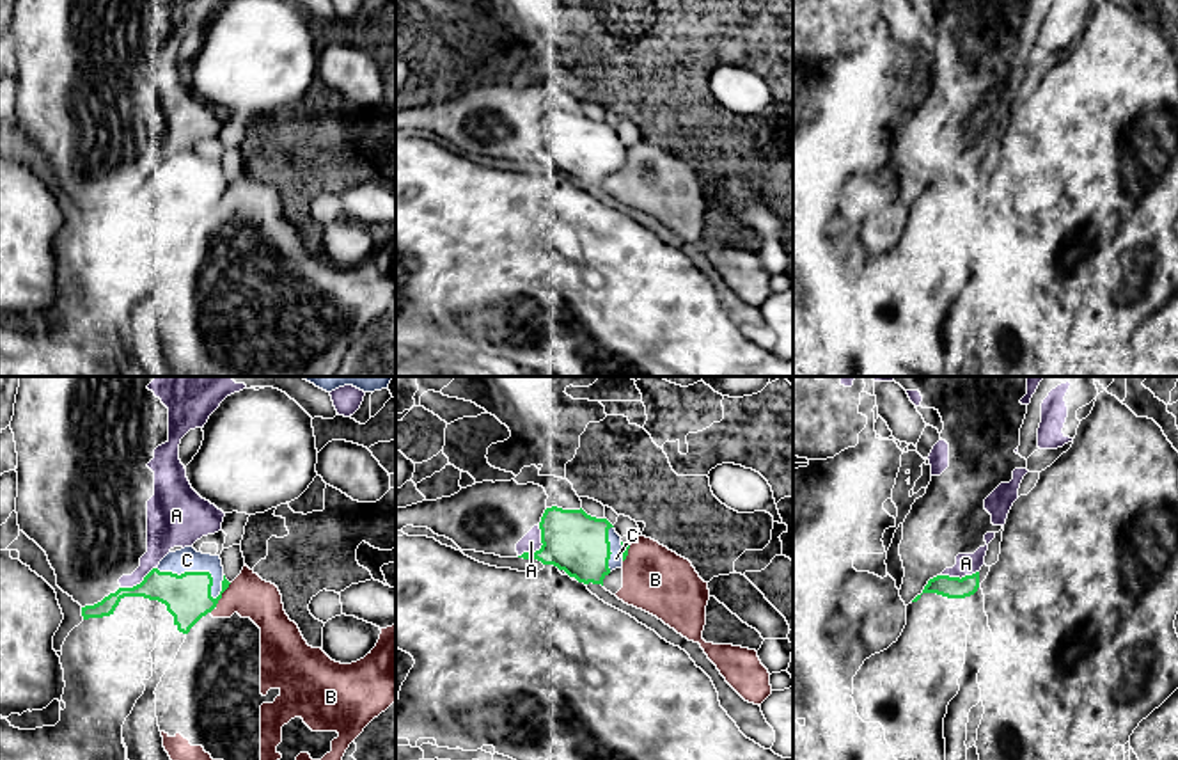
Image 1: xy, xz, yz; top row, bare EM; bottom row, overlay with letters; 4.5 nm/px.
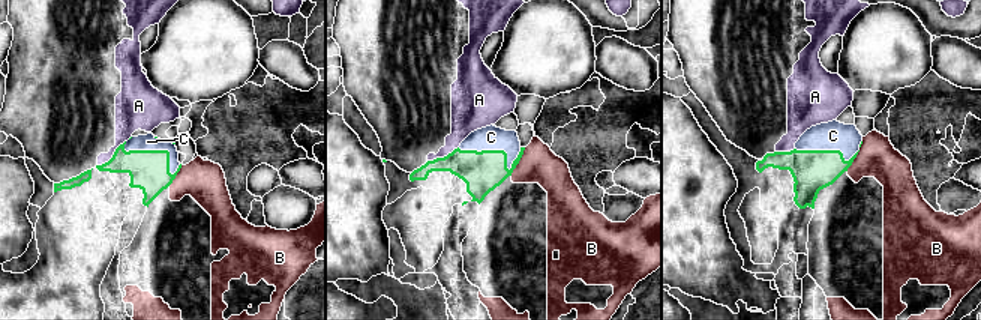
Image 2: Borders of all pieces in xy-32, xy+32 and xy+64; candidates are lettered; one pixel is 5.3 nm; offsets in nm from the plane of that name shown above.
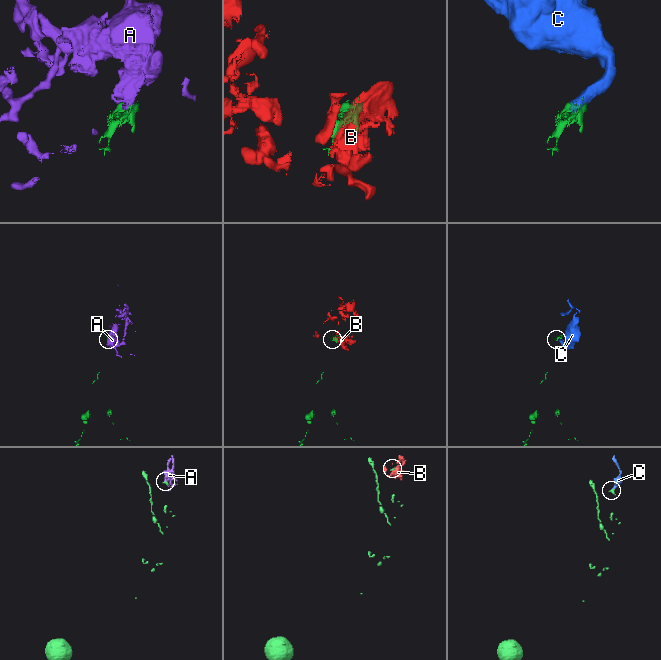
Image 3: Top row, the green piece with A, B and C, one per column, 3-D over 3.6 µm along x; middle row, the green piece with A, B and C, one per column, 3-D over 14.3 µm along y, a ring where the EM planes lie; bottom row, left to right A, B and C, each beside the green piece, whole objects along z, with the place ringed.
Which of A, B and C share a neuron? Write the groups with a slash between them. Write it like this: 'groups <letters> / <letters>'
groups A B / C

